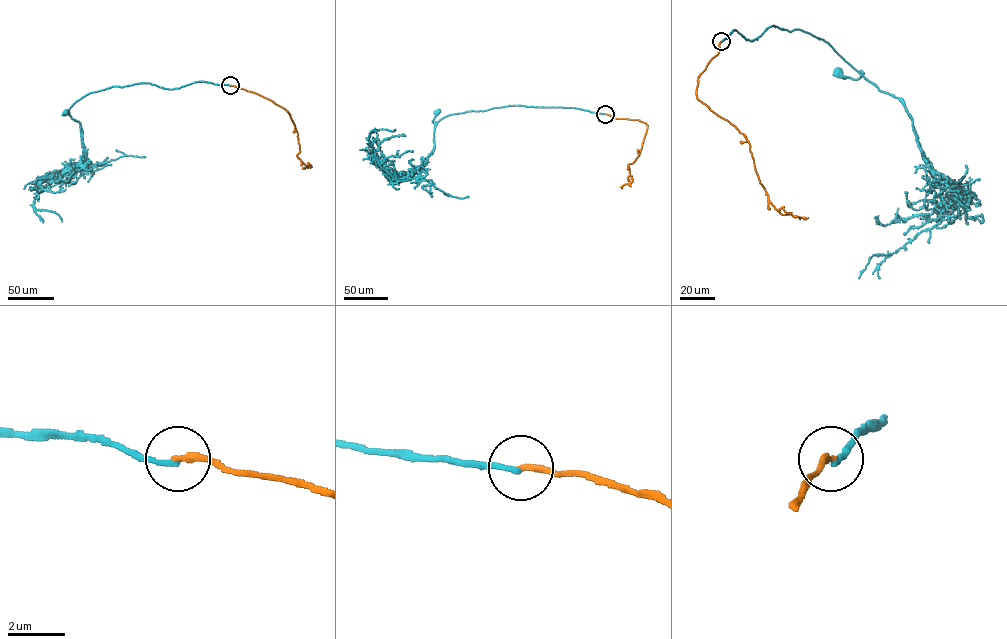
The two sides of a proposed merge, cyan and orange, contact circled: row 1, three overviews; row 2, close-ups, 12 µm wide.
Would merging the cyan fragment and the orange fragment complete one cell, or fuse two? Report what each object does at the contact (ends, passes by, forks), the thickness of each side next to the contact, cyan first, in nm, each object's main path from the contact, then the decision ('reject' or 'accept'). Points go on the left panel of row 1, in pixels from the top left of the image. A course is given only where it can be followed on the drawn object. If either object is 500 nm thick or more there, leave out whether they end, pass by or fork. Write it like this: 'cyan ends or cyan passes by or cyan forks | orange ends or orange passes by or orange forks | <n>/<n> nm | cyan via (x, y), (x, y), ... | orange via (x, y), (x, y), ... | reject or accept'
cyan ends | orange ends | 180/240 nm | cyan via (230, 85), (198, 81), (172, 89), (149, 83), (113, 86), (90, 92), (71, 106), (69, 114), (65, 113) | orange via (230, 85), (256, 93), (288, 111), (297, 132), (297, 157), (311, 165), (304, 168) | reject

